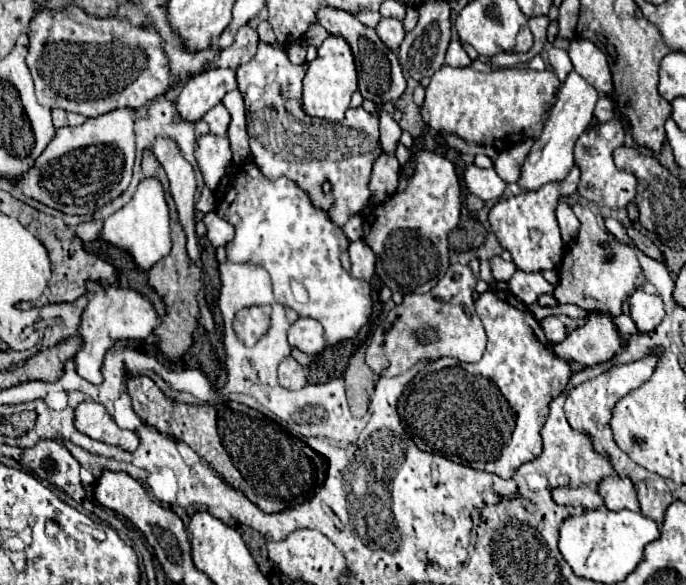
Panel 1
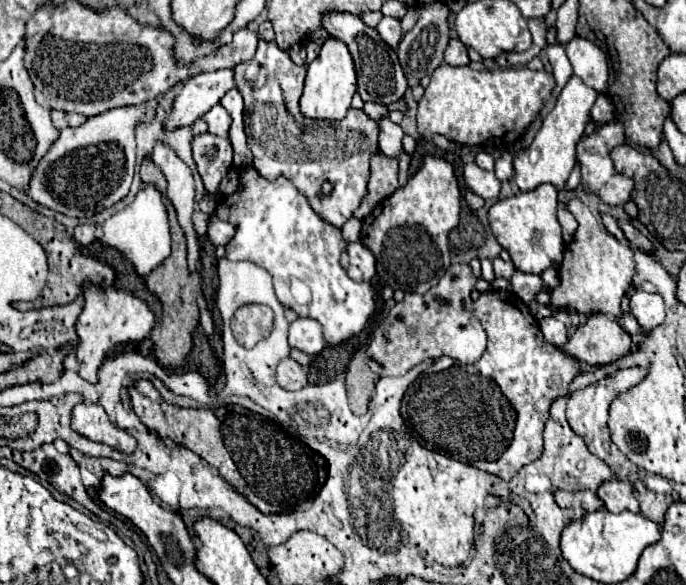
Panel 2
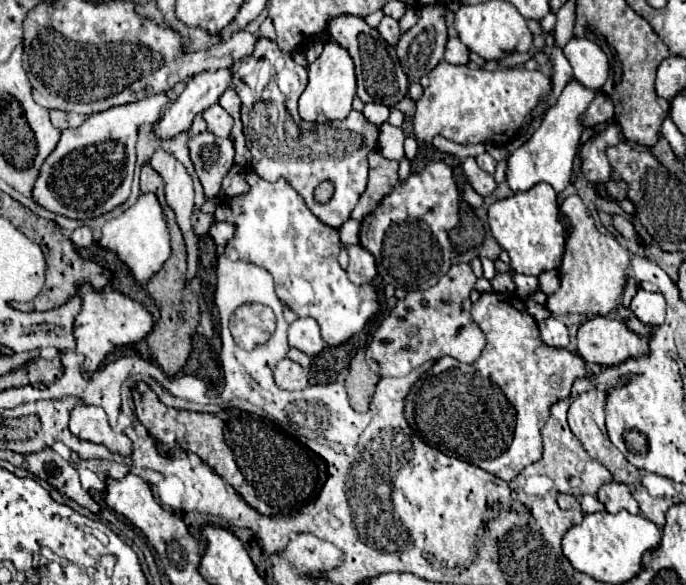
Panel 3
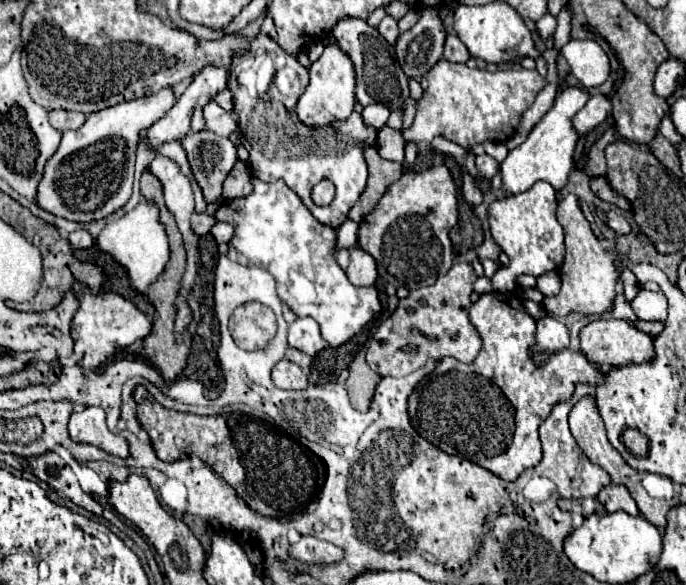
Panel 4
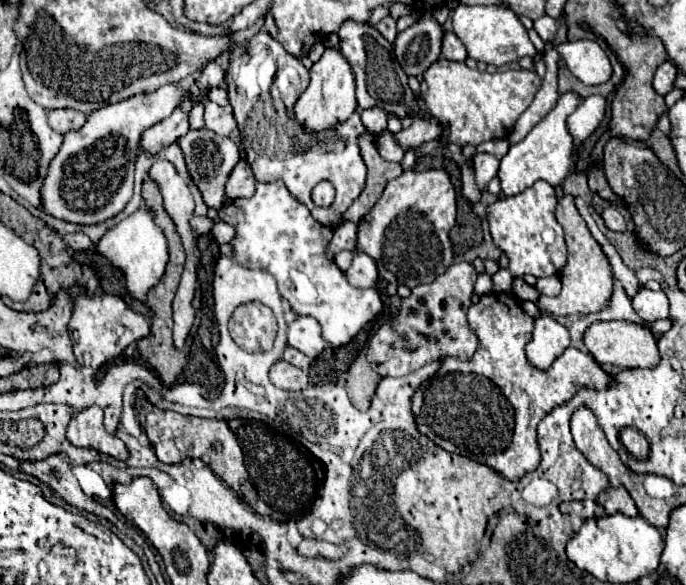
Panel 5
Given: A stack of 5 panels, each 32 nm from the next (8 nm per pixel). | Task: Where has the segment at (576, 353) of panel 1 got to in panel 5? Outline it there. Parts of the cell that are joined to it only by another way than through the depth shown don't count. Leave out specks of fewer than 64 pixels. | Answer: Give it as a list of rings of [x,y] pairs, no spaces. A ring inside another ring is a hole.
[[[610,320],[610,322],[596,322],[586,328],[582,336],[586,352],[600,364],[600,366],[618,366],[618,368],[646,368],[660,360],[656,352],[656,336],[642,328],[640,324],[626,322],[626,320]]]

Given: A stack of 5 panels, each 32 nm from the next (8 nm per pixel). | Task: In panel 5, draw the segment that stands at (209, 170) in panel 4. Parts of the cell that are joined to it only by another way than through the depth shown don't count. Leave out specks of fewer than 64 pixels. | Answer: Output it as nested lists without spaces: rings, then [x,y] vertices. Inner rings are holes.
[[[208,128],[190,130],[186,136],[182,136],[178,140],[178,144],[180,144],[182,152],[184,152],[190,176],[194,178],[196,186],[200,188],[200,192],[204,196],[206,206],[212,206],[212,208],[220,210],[228,202],[226,194],[224,194],[224,184],[228,180],[228,174],[232,172],[232,168],[240,160],[240,148],[238,148],[238,144],[234,144],[230,138],[216,136],[216,132],[212,132]]]

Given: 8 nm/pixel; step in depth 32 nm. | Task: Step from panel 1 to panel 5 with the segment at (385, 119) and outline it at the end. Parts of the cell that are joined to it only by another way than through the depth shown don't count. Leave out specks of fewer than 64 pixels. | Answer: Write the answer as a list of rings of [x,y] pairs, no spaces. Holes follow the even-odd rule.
[[[386,128],[378,138],[376,138],[376,146],[378,146],[378,152],[384,160],[390,160],[390,162],[400,162],[402,156],[404,156],[404,150],[402,146],[398,144],[398,140],[394,138],[394,134]]]

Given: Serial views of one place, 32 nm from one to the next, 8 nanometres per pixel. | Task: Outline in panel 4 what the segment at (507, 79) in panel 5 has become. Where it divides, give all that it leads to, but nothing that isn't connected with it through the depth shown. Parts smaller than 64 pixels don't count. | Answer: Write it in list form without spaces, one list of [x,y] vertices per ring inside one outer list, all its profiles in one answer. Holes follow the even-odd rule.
[[[444,58],[426,78],[428,88],[418,102],[414,124],[404,130],[406,142],[430,144],[434,136],[444,136],[460,146],[474,146],[484,140],[506,142],[514,134],[524,112],[534,104],[536,94],[546,86],[546,78],[540,76],[538,70],[470,70],[466,64],[452,64]]]

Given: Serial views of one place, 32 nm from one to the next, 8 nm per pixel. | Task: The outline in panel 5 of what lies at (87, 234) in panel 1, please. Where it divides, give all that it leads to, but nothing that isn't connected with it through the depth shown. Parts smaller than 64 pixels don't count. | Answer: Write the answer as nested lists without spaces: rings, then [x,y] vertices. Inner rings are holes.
[[[74,232],[74,234],[68,234],[66,238],[66,244],[70,246],[70,250],[88,250],[92,246],[90,238],[84,234],[84,232]]]

